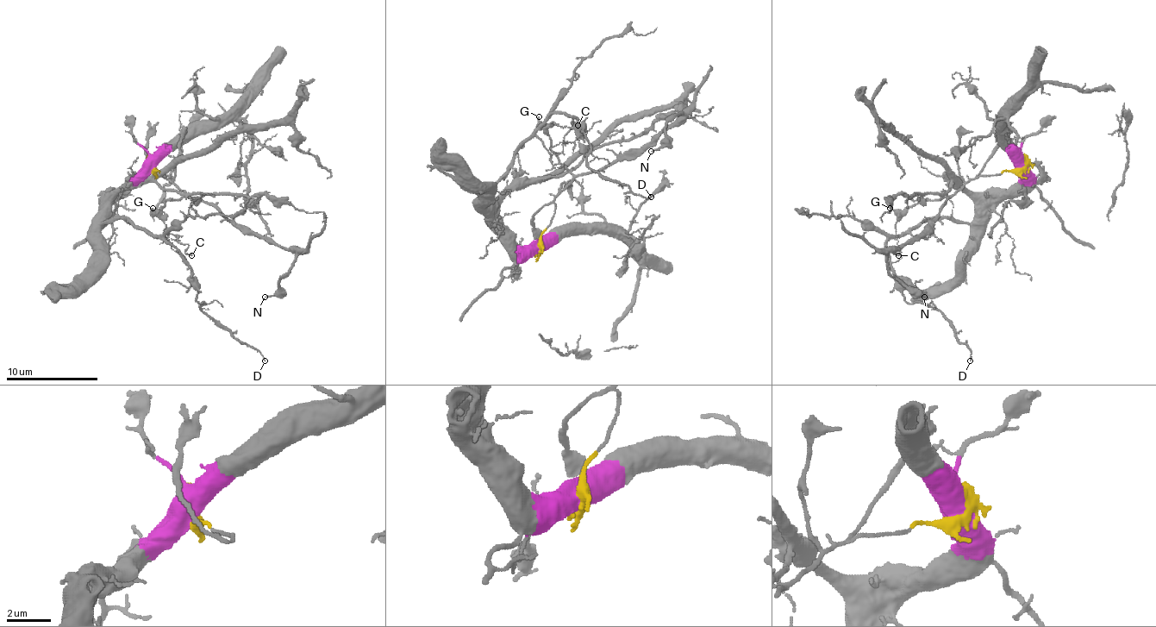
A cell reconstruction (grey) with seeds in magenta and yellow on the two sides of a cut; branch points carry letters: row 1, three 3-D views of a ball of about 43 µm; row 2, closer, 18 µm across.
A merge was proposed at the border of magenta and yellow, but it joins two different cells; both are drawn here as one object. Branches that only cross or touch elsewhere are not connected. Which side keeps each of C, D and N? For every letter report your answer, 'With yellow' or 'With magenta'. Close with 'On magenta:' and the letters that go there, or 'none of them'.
C: With magenta
D: With magenta
N: With yellow
On magenta: C, D

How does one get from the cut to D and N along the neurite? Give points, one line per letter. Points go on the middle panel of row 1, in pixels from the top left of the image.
D: (538, 252), (506, 233), (490, 197), (552, 114), (584, 128), (590, 169), (651, 197)
N: (538, 252), (559, 194), (578, 176), (652, 141), (680, 114), (665, 128), (665, 141), (651, 151)

